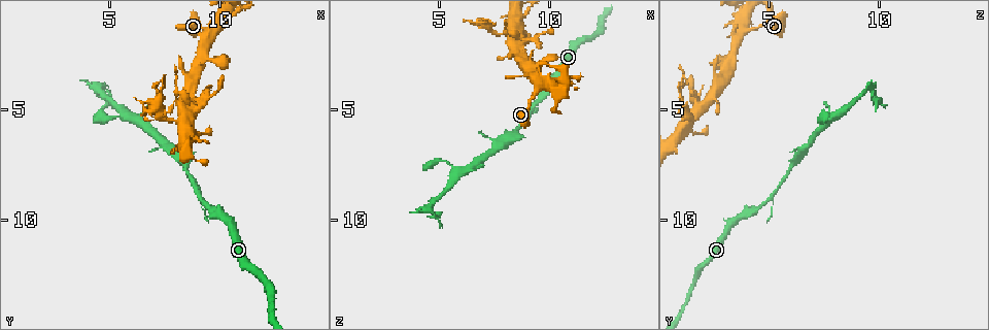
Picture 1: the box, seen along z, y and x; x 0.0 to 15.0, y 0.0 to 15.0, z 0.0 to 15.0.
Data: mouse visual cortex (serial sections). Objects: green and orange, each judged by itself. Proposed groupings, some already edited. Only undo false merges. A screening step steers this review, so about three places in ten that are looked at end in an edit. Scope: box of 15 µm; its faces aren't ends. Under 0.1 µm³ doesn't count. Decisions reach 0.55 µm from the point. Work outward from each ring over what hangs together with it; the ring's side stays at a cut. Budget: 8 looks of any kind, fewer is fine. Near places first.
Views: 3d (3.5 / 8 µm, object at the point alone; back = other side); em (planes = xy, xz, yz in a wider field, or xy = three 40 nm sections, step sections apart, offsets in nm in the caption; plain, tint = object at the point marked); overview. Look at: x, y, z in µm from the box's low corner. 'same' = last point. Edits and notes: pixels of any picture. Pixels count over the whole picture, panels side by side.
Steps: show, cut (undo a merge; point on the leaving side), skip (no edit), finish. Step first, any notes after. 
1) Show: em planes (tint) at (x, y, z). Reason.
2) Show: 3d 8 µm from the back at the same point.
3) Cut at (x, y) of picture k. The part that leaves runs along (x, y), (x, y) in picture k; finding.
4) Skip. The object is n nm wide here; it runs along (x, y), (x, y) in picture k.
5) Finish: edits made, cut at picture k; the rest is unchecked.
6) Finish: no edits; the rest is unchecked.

Show: 3d 3.5 µm from the back at (6.0, 5.4, 7.8). Three arms meet.

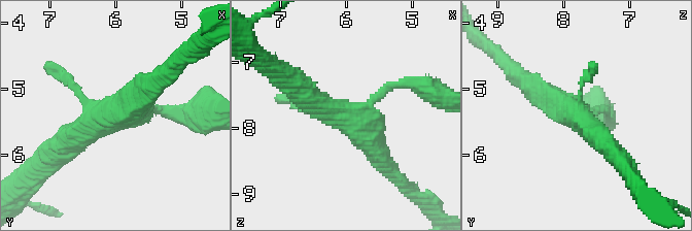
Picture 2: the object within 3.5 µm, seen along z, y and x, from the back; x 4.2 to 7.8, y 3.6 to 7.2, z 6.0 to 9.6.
Show: em xy step 1 (tint) at (5.95, 5.35, 7.85). Need the tissue.

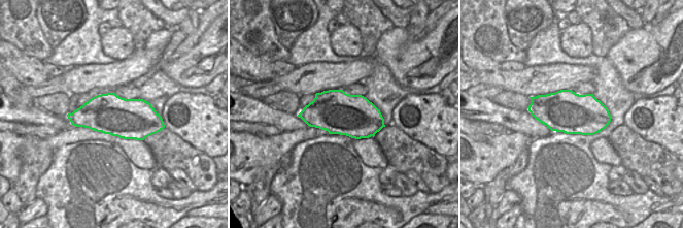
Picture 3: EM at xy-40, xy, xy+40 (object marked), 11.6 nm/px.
Skip. It runs along (300, 88), (356, 124), (385, 166) in picture 2; continuous, no second cell.

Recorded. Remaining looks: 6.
Show: 3d 3.5 µm from the back at (4.5, 4.2, 9.5). Abrupt turn.

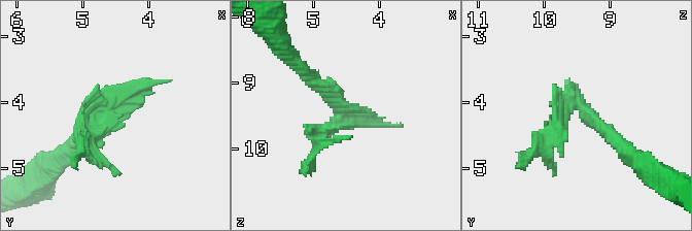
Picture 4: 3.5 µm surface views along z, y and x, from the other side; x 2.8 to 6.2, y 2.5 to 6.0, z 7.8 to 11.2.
Show: em xy step 3 (tint) at (4.50, 4.10, 9.40). Now the EM.

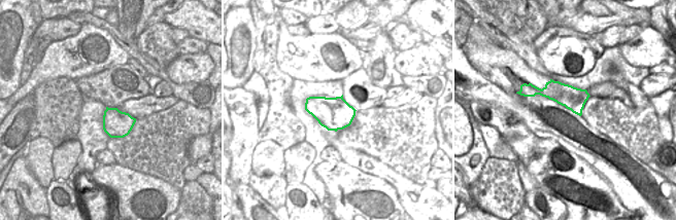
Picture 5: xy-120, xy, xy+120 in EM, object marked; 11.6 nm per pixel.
Cut at (99, 142) of picture 4. A border runs along (548, 98), (567, 92), (570, 104) in picture 5; a second cell is stuck on.

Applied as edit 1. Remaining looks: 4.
Show: overview.

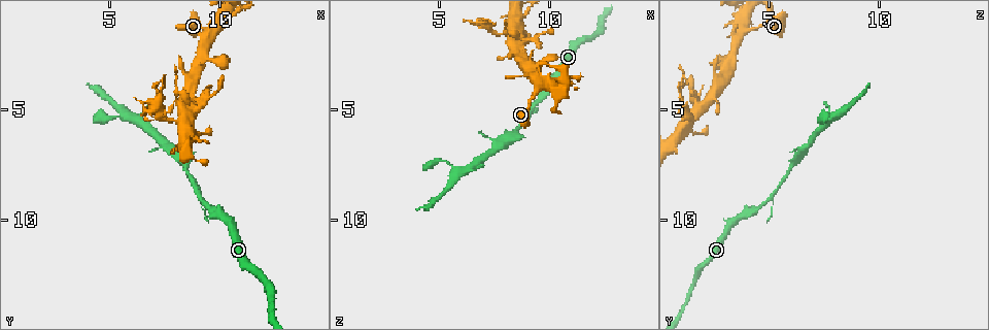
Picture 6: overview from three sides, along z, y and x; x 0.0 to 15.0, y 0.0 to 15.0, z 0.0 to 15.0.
Show: 3d 8 µm from the back at (8.4, 4.7, 2.2). Three arms meet.

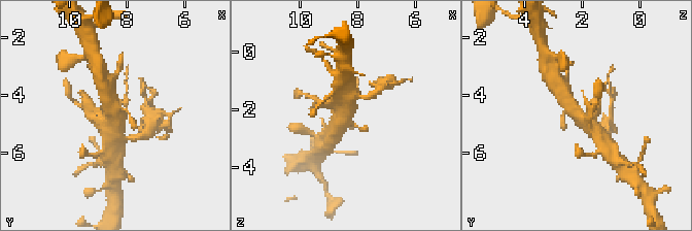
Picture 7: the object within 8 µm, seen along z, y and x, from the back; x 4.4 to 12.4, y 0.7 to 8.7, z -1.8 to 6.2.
Show: 3d 3.5 µm at (8.5, 4.7, 2.2).

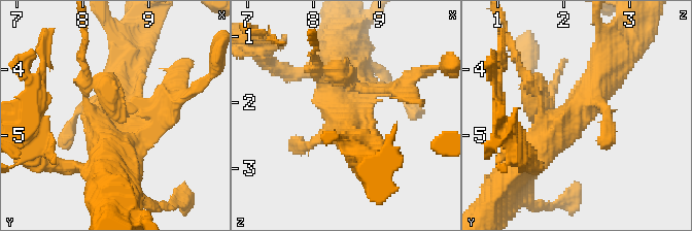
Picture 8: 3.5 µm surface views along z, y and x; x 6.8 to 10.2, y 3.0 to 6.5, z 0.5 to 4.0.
Show: em xy step 5 (tint) at (8.45, 4.65, 2.20). Shape alone is not enough.

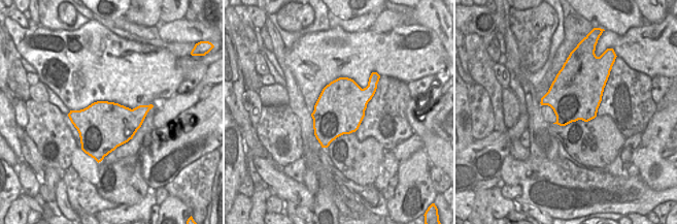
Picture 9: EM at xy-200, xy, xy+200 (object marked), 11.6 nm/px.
Skip. One cell here.

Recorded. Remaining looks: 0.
Finish: edits made, cut at picture 4; the rest is unchecked.

